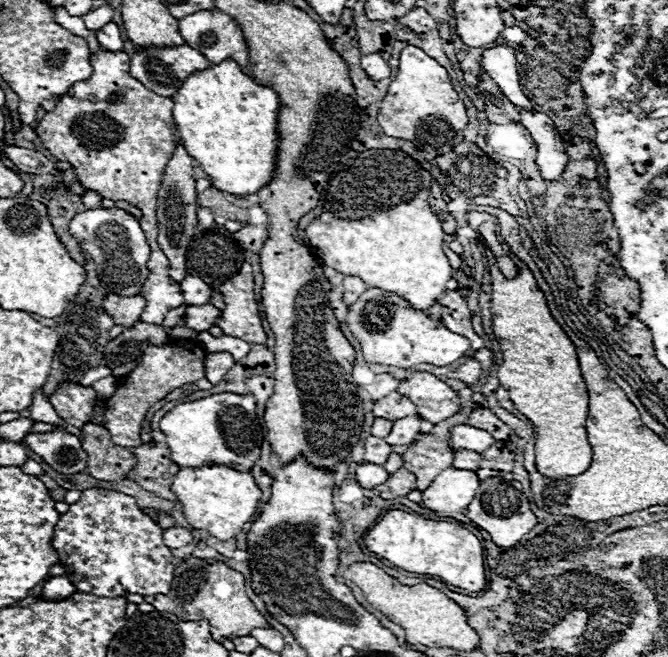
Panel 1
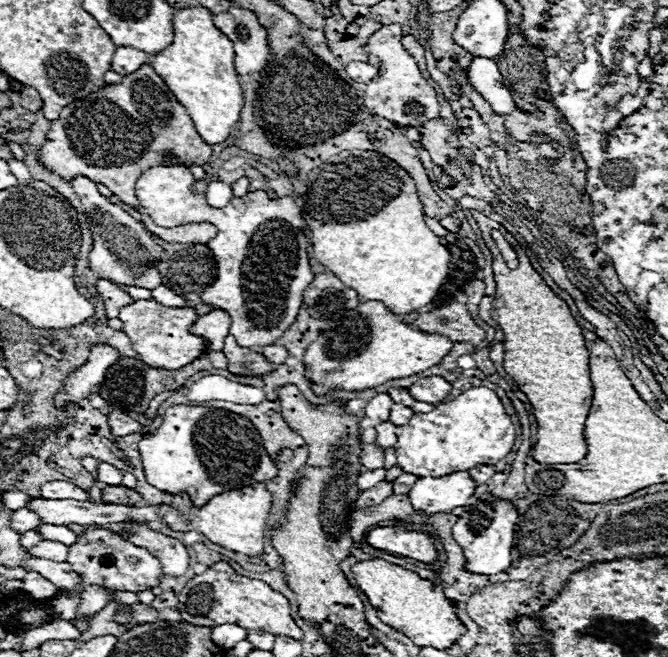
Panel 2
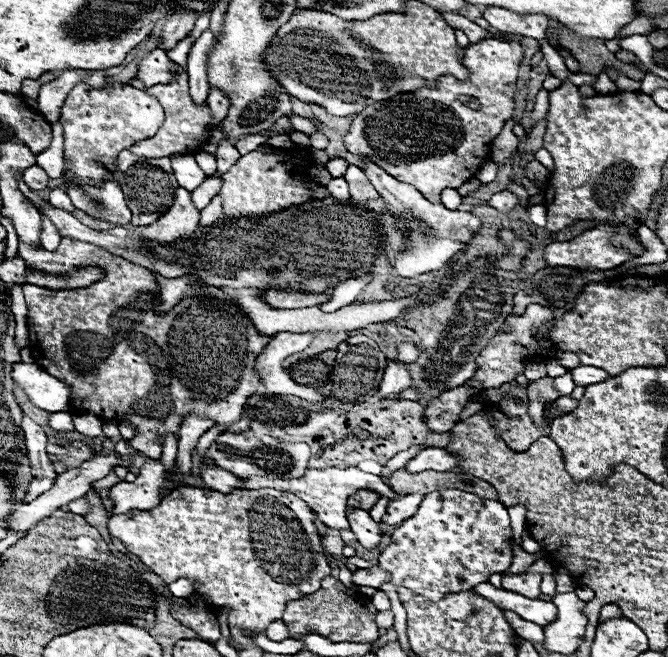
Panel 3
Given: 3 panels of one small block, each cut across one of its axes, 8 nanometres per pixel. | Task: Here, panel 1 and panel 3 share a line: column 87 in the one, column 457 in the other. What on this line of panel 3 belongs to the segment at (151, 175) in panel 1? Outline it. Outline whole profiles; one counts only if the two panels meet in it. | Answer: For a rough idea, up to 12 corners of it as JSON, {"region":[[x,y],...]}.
{"region":[[520,42],[470,44],[468,80],[370,104],[344,138],[432,204],[488,160]]}

